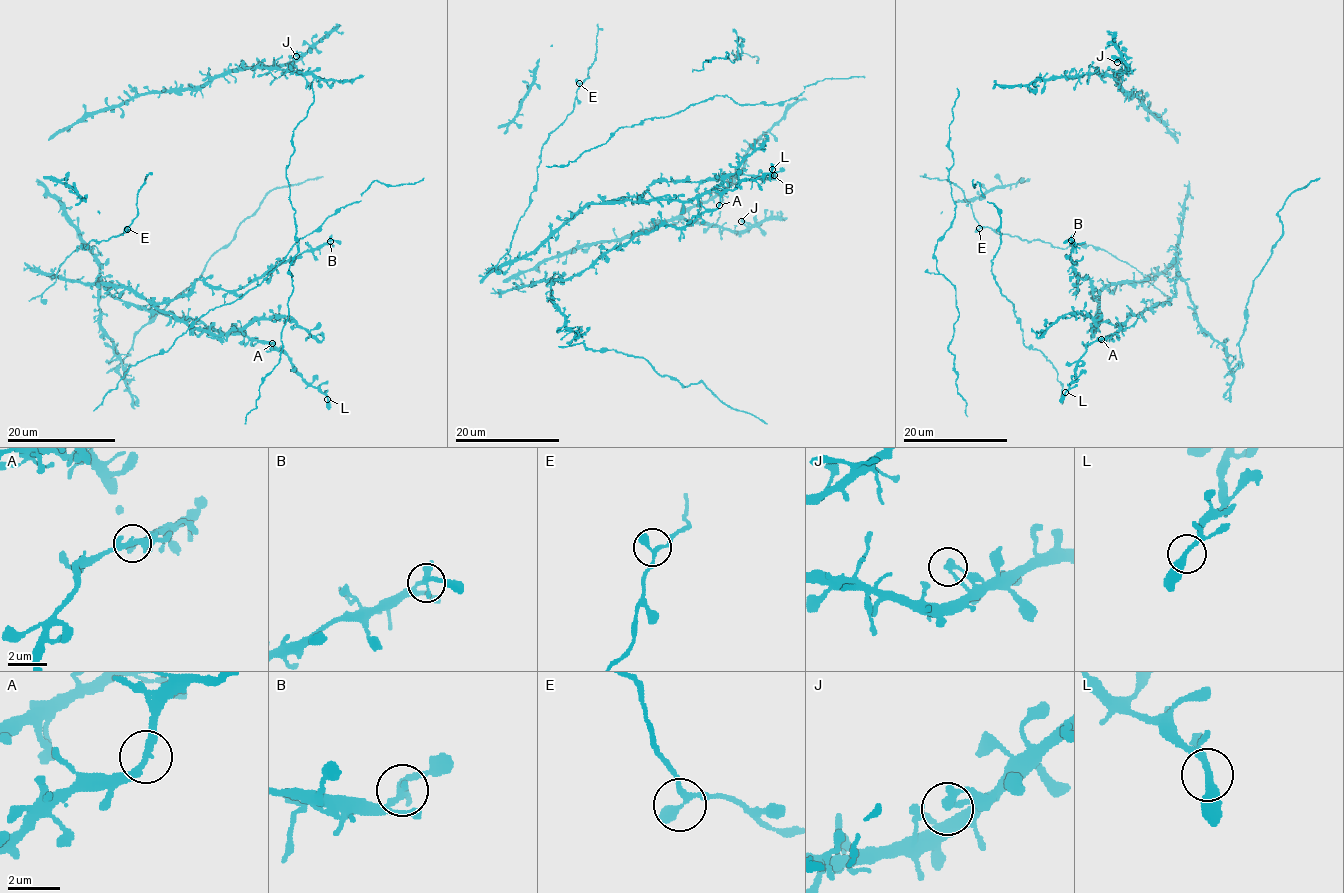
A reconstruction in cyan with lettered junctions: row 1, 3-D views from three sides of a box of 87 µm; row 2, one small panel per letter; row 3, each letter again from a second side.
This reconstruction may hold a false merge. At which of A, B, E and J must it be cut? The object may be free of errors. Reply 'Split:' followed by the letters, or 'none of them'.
Split: none of them

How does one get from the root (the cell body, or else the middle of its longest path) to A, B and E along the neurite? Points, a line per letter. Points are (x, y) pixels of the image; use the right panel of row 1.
A: (1145, 310), (1131, 314), (1122, 324), (1123, 329), (1101, 339)
B: (1145, 310), (1131, 314), (1119, 325), (1106, 319), (1097, 325), (1100, 303), (1085, 277), (1077, 287), (1071, 240)
E: (1145, 310), (1097, 325), (1106, 286), (1155, 274), (1092, 245), (1058, 248), (979, 228)

